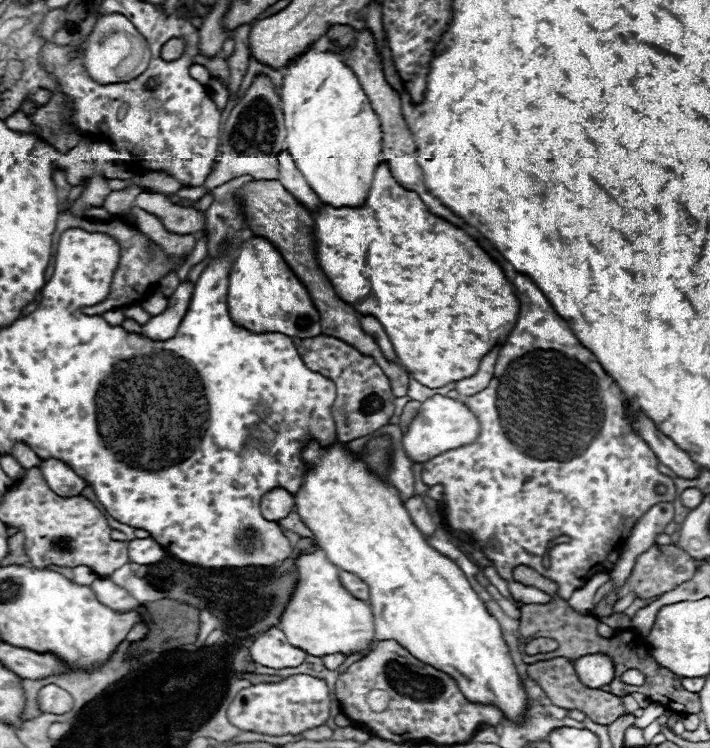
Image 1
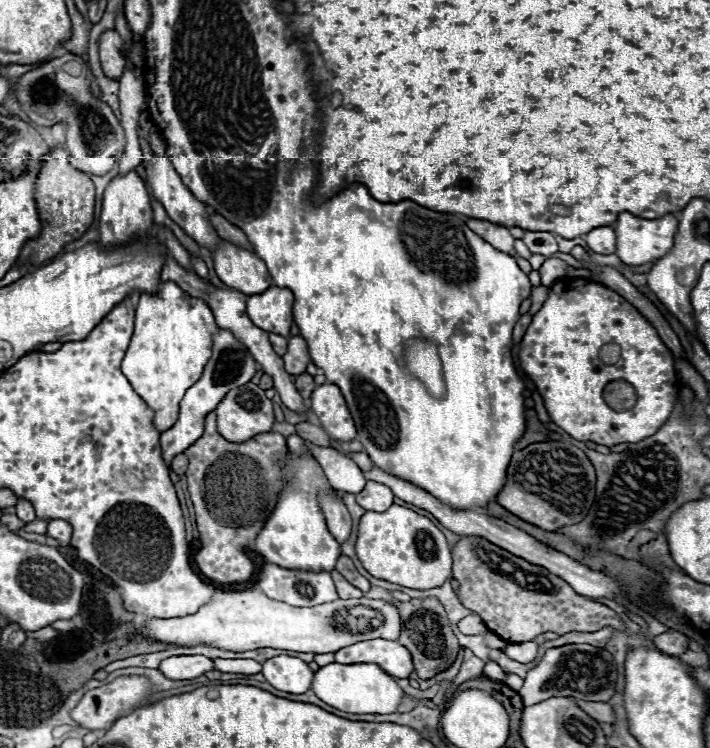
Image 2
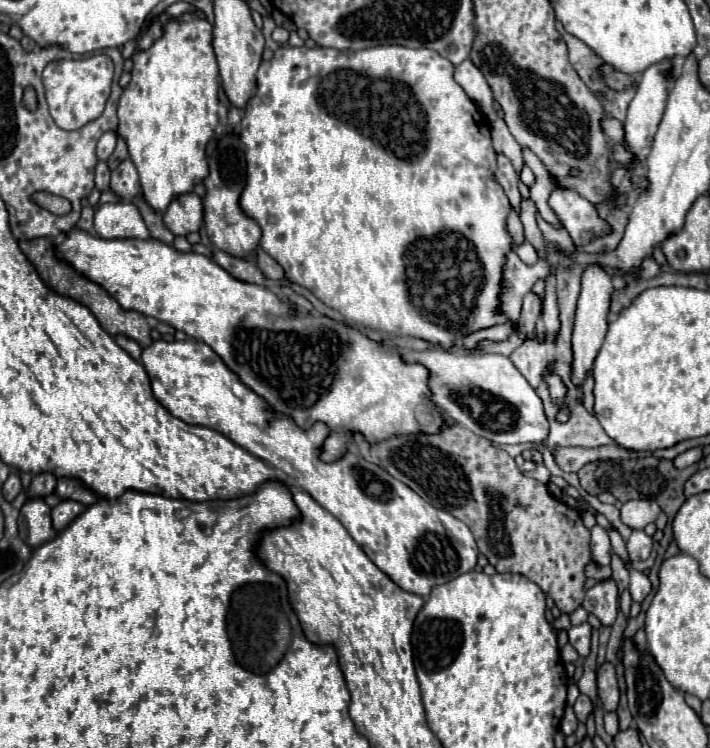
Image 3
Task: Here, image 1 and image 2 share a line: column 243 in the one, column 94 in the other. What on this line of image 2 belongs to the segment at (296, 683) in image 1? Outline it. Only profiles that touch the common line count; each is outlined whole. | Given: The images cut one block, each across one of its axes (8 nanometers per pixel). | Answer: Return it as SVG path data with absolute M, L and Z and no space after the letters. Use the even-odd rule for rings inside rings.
M124 676L124 678L116 678L114 682L94 688L90 692L84 694L84 698L80 700L80 704L72 710L72 718L88 730L108 730L112 726L112 722L116 722L120 718L122 712L126 710L134 710L136 706L144 706L146 696L150 696L150 682L144 676Z

